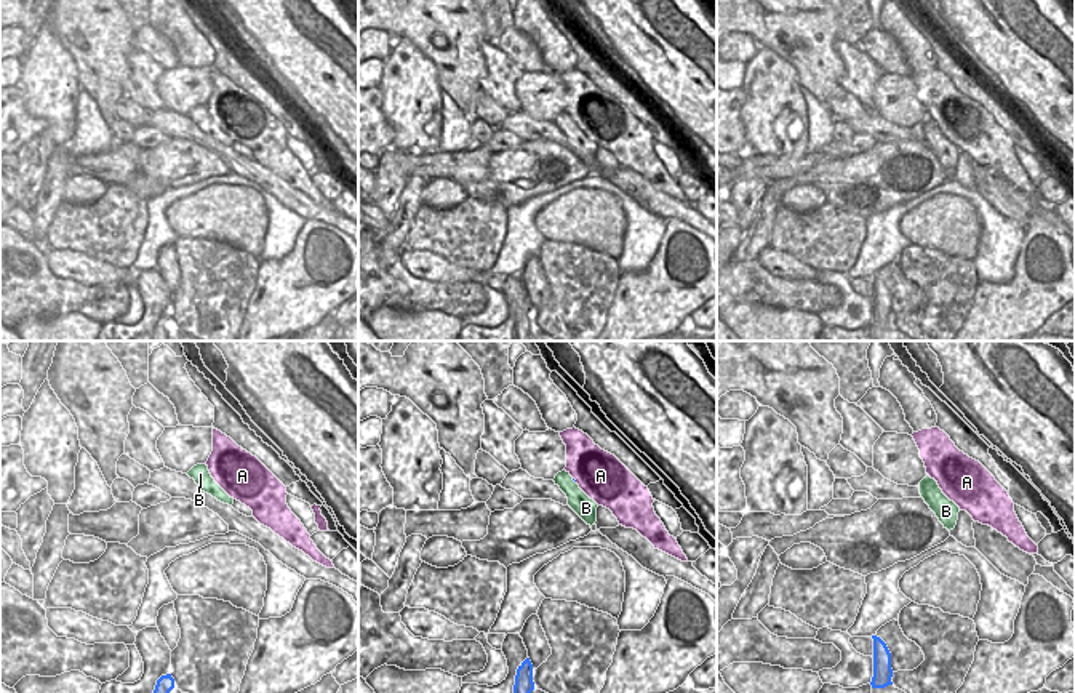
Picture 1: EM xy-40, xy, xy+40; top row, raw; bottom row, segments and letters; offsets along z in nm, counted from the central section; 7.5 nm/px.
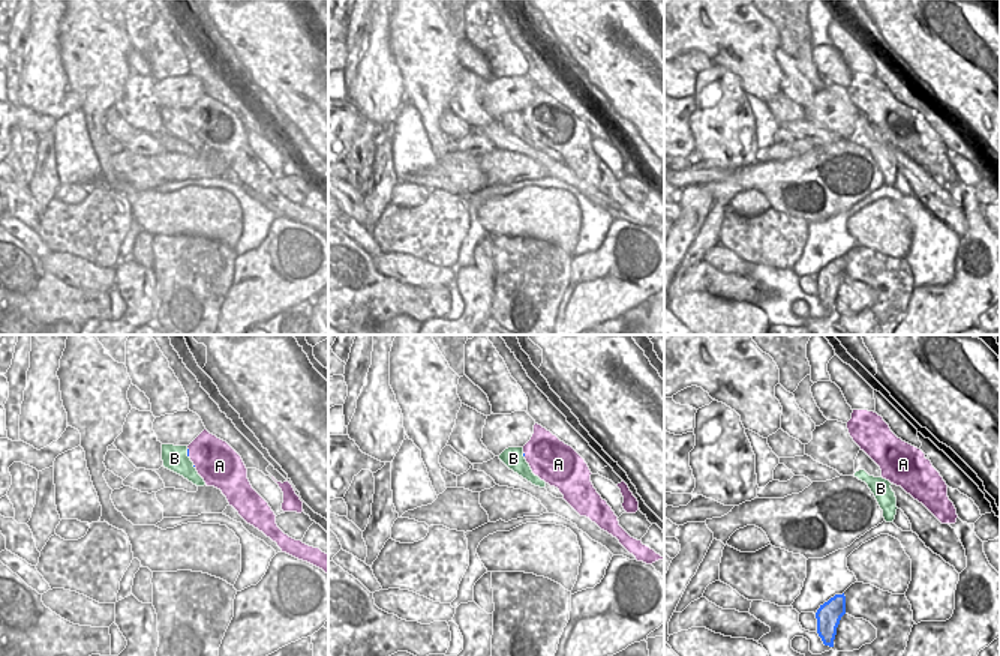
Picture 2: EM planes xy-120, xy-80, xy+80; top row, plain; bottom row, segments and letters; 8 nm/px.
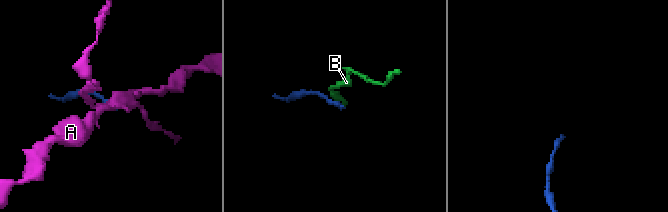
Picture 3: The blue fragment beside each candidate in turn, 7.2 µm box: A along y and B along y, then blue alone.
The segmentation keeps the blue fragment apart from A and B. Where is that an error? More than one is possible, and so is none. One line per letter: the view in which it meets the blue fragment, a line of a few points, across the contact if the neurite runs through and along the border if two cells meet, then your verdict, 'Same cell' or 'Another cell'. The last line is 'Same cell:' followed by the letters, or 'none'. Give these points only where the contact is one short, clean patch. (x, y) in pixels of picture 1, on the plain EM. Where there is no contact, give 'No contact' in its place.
A: No contact. Another cell
B: No contact. Same cell
Same cell: B

